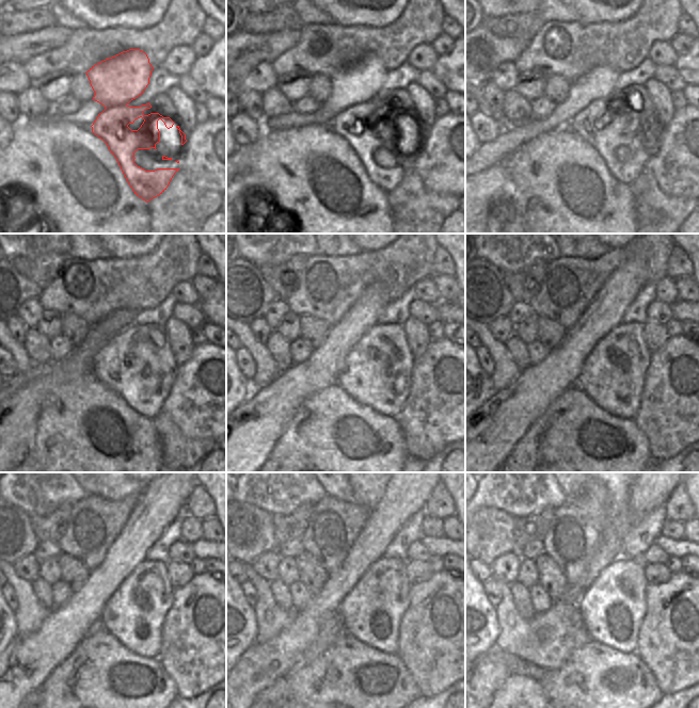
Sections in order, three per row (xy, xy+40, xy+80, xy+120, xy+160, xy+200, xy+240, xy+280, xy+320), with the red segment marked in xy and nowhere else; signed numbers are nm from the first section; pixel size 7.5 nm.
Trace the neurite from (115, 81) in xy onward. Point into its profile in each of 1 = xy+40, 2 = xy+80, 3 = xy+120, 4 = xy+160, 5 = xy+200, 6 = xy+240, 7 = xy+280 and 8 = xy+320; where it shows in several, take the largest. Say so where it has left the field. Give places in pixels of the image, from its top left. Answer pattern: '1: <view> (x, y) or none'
1: xy+40 (351, 87)
2: xy+80 (586, 110)
3: xy+120 (137, 364)
4: xy+160 (378, 371)
5: xy+200 (613, 375)
6: xy+240 (134, 613)
7: xy+280 (371, 612)
8: xy+320 (613, 608)

